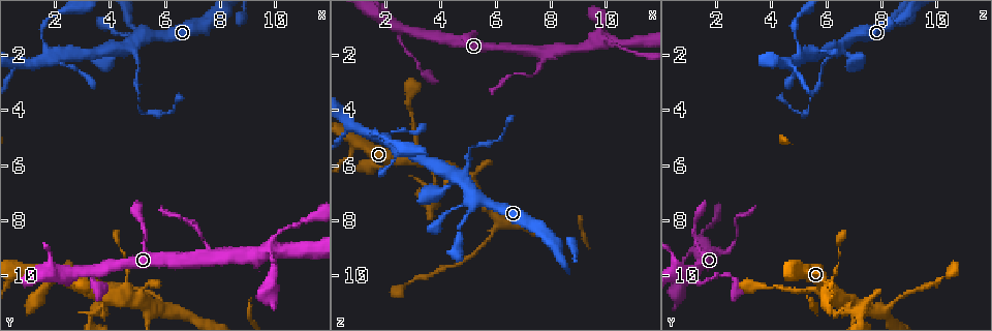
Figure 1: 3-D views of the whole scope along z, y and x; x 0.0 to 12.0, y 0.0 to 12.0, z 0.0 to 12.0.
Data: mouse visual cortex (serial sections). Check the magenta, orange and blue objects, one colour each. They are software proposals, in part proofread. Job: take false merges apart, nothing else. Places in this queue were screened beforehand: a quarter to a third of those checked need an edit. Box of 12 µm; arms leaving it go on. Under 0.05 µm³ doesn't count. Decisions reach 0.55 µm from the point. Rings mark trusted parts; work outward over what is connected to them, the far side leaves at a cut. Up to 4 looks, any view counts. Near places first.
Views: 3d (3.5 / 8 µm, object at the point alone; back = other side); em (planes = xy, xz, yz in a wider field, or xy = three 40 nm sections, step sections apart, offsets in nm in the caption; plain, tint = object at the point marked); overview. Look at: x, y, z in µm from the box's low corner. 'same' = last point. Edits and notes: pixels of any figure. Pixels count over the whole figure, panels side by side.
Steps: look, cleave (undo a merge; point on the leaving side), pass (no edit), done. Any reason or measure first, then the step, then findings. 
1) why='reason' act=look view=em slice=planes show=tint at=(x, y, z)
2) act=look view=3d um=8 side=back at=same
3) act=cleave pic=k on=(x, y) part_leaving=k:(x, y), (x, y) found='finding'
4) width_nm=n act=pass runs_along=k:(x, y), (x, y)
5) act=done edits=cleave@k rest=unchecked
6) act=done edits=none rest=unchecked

why='thin neck' act=look view=3d um=3.5 at=(5.0, 2.5, 5.8)

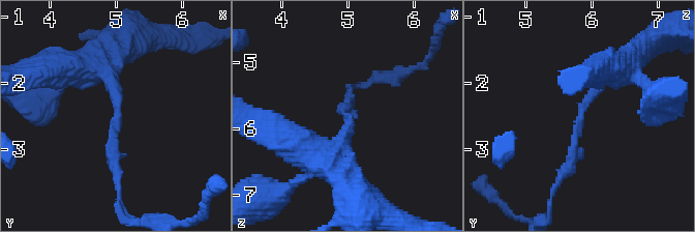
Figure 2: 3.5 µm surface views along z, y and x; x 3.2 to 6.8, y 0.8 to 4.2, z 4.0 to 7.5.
arm_widths_nm=200,300 act=look view=em slice=planes show=tint at=(5.05, 2.50, 5.90)

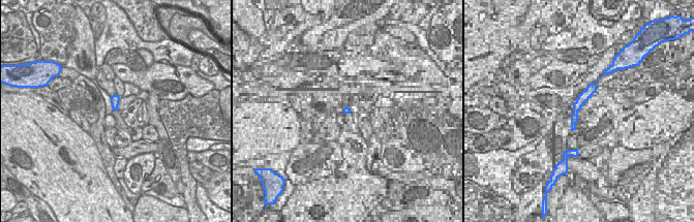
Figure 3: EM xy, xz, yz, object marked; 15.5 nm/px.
act=pass runs_along=2:(625, 66), (585, 104), (562, 177) found='all the same cell'

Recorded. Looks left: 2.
why='abrupt turn' act=look view=3d um=3.5 at=(2.0, 2.0, 5.1)

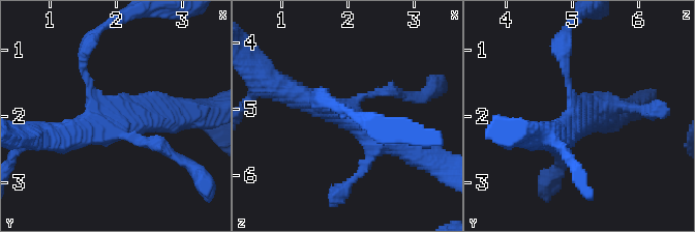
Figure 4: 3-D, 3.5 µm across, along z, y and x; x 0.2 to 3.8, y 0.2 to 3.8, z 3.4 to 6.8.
arms=4 arm_widths_nm=100,150,400,400 why='shape alone is not enough' act=look view=em slice=planes show=tint at=(2.00, 2.05, 5.15)

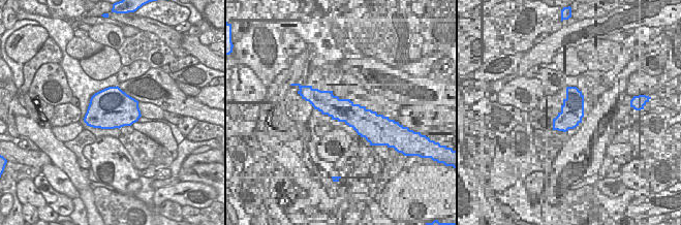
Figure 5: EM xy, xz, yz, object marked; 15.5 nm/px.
act=pass runs_along=4:(410, 150), (290, 91) found='all the same cell'

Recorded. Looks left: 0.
act=done edits=none rest=unchecked

